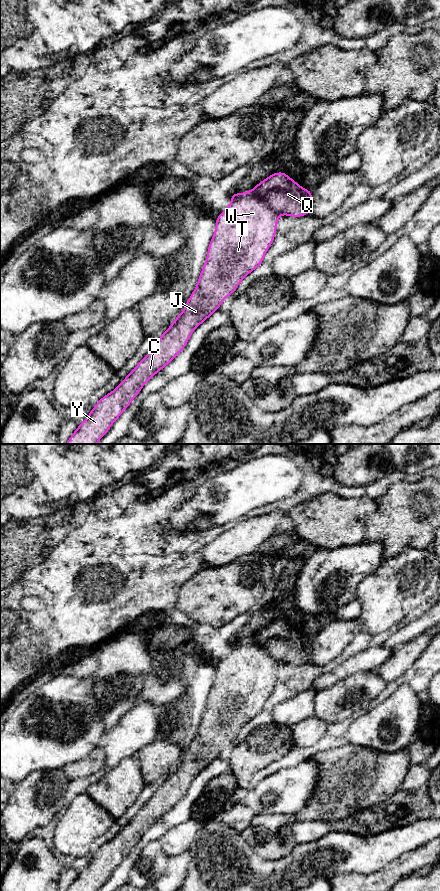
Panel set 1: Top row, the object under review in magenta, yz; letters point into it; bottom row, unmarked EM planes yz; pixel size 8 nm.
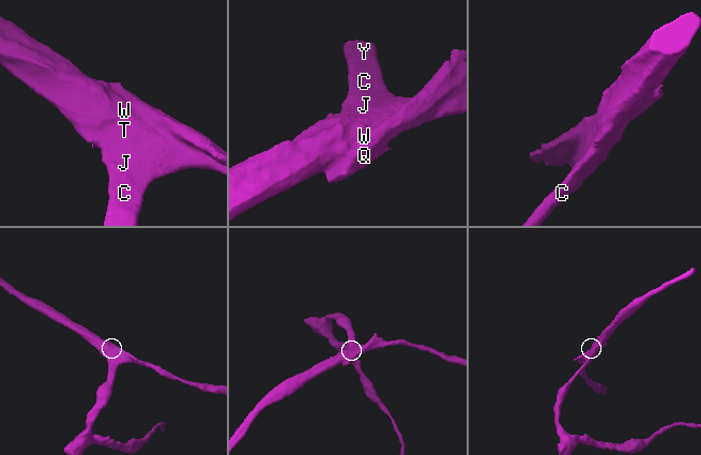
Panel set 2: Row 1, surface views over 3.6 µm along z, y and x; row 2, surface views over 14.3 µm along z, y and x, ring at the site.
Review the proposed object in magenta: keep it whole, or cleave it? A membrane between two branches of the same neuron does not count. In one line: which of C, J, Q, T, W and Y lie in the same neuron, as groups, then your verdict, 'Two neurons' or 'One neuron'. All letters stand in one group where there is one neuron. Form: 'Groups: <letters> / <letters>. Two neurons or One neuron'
Groups: C J T W Y / Q. Two neurons

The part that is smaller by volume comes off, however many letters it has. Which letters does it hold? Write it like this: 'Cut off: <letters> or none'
Cut off: Q

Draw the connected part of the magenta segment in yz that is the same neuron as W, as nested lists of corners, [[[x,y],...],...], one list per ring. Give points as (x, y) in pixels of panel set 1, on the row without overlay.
[[[233,641],[229,654],[216,666],[205,712],[197,733],[183,759],[164,779],[148,802],[115,838],[102,845],[66,891],[98,891],[112,872],[137,845],[151,825],[168,813],[186,794],[193,779],[216,760],[224,747],[233,742],[242,727],[258,716],[276,683],[279,662],[253,641]]]

